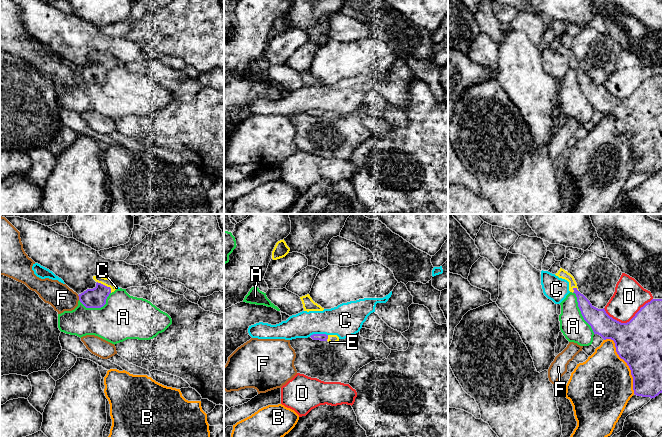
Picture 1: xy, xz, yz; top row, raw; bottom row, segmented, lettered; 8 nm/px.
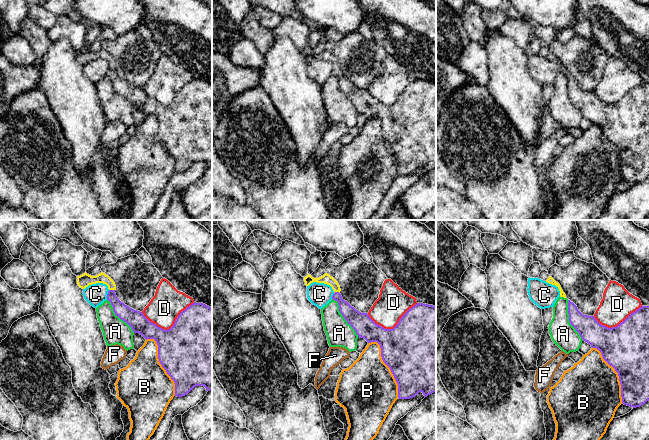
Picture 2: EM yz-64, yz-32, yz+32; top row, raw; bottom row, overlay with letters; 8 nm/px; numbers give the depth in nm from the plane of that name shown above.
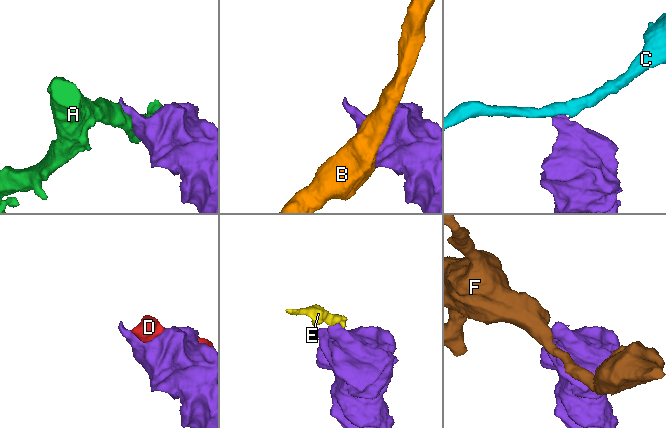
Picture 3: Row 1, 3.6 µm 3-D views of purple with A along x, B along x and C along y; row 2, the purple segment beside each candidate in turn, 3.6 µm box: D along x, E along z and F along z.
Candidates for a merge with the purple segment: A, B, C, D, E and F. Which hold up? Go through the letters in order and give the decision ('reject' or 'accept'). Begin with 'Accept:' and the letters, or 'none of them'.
Accept: E
A: reject
B: reject
C: reject
D: reject
E: accept
F: reject

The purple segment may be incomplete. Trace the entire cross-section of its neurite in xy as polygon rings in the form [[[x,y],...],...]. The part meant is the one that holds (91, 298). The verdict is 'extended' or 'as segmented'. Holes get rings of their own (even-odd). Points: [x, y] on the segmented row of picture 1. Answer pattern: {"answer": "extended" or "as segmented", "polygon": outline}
{"answer": "extended", "polygon": [[[93,276],[93,279],[97,282],[96,287],[79,294],[79,300],[86,308],[101,308],[106,304],[109,294],[117,288],[110,278]]]}

